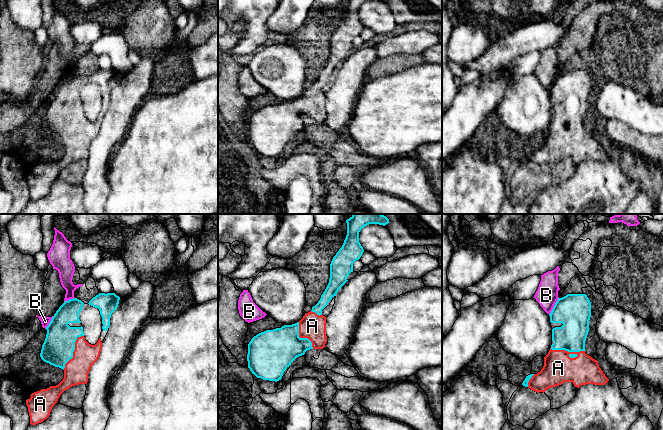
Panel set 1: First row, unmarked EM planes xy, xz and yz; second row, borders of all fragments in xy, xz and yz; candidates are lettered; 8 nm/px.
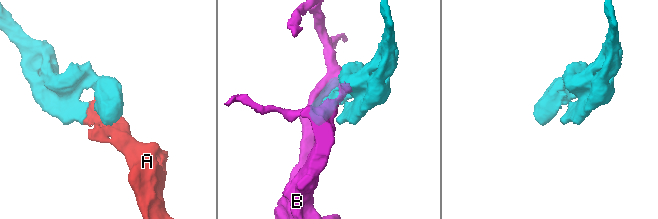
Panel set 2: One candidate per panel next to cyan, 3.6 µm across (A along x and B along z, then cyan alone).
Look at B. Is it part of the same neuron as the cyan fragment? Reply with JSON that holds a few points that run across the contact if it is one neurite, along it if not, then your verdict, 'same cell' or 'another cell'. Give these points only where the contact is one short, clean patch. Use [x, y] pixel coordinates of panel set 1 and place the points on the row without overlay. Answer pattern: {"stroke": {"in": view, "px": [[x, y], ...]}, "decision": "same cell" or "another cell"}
{"stroke": {"in": "yz", "px": [[558, 73], [549, 90]]}, "decision": "another cell"}

